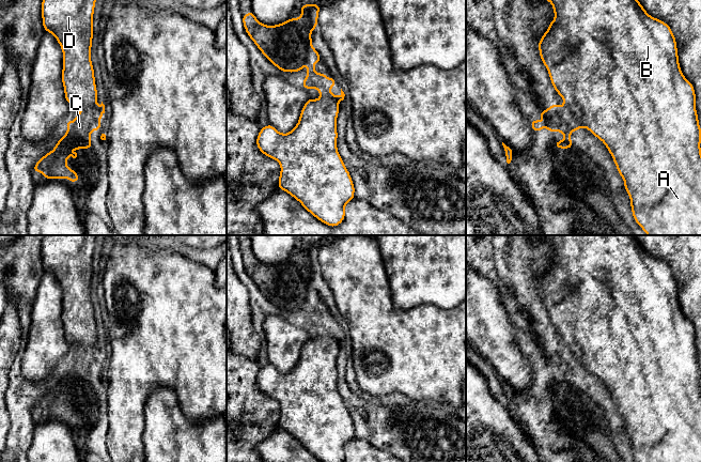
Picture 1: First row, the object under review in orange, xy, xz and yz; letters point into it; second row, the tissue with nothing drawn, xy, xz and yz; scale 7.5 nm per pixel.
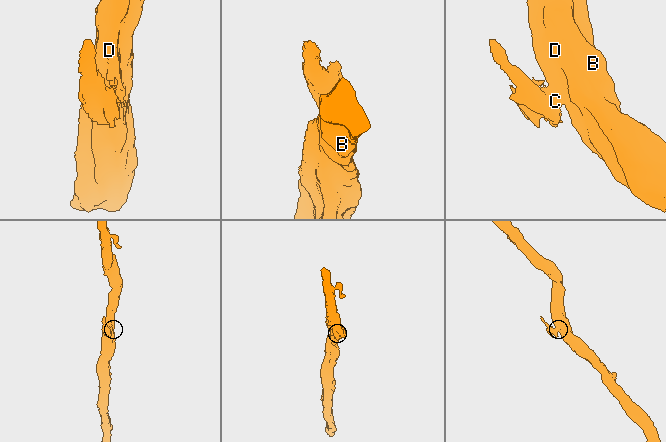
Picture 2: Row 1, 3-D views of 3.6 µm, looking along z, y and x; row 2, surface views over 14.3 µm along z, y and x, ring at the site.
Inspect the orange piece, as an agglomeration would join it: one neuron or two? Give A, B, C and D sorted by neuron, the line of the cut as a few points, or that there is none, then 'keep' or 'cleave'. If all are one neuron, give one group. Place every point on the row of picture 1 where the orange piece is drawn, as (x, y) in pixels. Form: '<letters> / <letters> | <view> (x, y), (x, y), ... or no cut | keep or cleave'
A B D / C | yz (564, 103), (583, 125) | cleave

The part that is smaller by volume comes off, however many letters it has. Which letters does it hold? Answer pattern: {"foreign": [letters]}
{"foreign": ["C"]}

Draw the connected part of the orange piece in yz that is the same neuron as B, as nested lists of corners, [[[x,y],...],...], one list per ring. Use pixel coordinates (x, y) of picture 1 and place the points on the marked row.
[[[547,0],[552,4],[555,19],[539,42],[540,57],[548,71],[556,92],[566,107],[602,140],[612,156],[629,199],[633,217],[648,235],[701,235],[701,127],[696,110],[694,86],[681,71],[676,40],[671,28],[649,15],[638,0]]]

